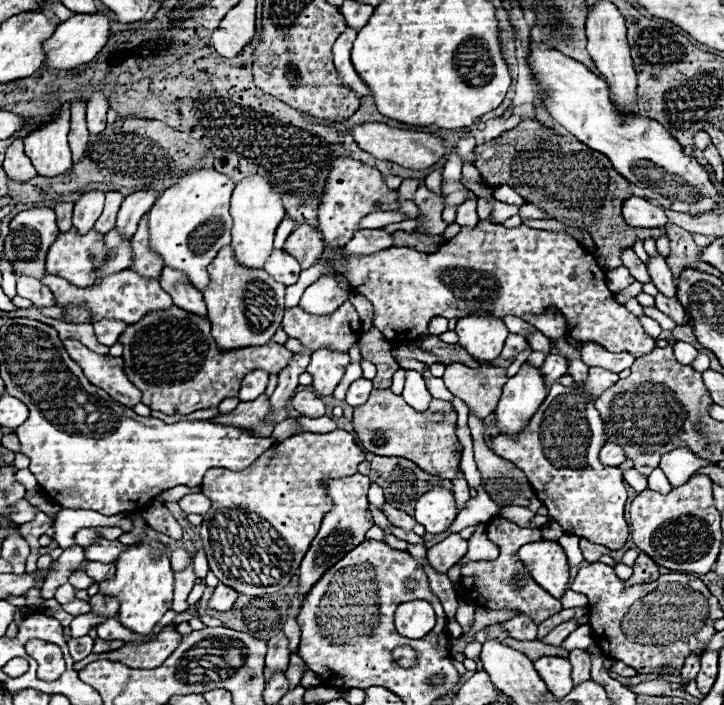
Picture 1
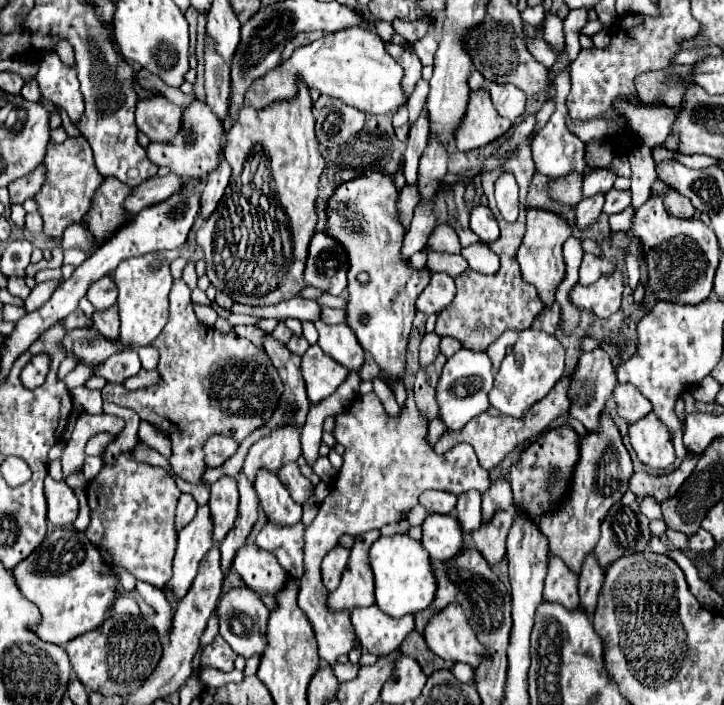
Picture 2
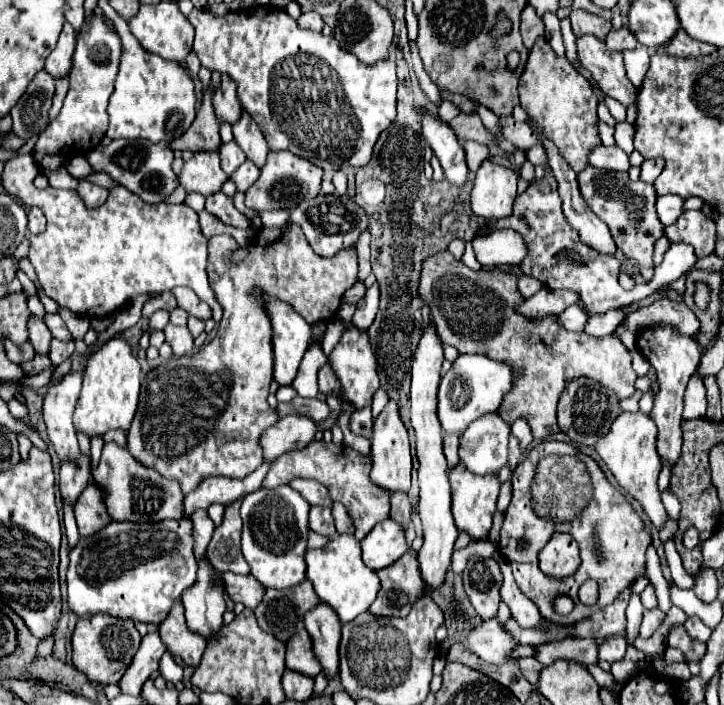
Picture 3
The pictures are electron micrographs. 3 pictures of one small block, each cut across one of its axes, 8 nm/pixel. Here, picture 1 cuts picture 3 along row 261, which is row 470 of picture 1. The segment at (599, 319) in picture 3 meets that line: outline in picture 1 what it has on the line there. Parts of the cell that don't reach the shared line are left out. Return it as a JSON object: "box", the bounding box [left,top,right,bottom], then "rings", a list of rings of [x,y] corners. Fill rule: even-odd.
{"box":[354,390,460,478],"rings":[[[372,390],[364,406],[354,408],[354,432],[362,446],[378,456],[404,456],[418,464],[424,472],[436,474],[440,478],[456,478],[460,472],[460,454],[456,454],[456,434],[454,434],[456,414],[450,404],[442,400],[432,400],[424,414],[406,406],[402,396],[392,394],[392,390]],[[432,414],[444,414],[442,422],[432,422]]]}

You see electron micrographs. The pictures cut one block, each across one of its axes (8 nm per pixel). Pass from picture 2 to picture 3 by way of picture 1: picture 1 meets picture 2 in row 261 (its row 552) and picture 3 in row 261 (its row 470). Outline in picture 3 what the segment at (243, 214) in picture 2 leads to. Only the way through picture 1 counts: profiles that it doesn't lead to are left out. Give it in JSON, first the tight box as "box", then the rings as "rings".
{"box":[128,224,358,494],"rings":[[[284,224],[280,228],[262,228],[248,246],[248,254],[242,262],[232,262],[232,254],[240,246],[232,236],[212,236],[208,240],[208,278],[216,292],[216,298],[224,310],[218,324],[218,332],[212,342],[200,348],[194,356],[170,358],[158,368],[144,374],[140,388],[140,402],[134,420],[128,430],[128,450],[134,458],[140,458],[144,466],[156,468],[164,478],[180,482],[182,492],[188,494],[206,476],[246,478],[262,464],[258,446],[260,434],[278,422],[276,410],[268,406],[266,396],[272,382],[274,354],[272,354],[272,322],[254,292],[262,292],[268,298],[278,298],[290,304],[308,324],[334,320],[340,308],[344,292],[354,286],[358,276],[356,254],[338,254],[336,258],[320,258],[308,246],[304,232],[298,224]]]}

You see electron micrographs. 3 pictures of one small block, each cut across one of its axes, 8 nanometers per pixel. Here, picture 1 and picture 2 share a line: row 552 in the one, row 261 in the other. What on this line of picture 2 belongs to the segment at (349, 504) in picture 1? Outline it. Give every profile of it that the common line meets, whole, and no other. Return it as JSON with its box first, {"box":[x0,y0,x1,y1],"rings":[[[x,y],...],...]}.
{"box":[304,232,348,296],"rings":[[[326,232],[314,234],[304,270],[306,284],[332,296],[342,296],[346,290],[346,272],[348,258],[344,248]]]}

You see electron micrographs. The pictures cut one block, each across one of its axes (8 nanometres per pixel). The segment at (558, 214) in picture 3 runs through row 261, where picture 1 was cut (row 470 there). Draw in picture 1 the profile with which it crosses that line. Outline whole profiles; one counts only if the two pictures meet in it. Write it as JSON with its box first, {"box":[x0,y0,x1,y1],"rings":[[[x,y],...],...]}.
{"box":[490,366,630,550],"rings":[[[592,366],[588,370],[588,382],[586,386],[582,386],[582,390],[586,392],[574,392],[562,388],[562,384],[556,382],[554,386],[550,386],[540,410],[532,416],[530,424],[518,434],[516,440],[498,434],[490,442],[490,448],[498,456],[514,462],[520,470],[526,472],[534,494],[548,508],[550,520],[558,522],[564,532],[586,538],[594,544],[602,544],[610,550],[622,548],[630,534],[624,520],[626,488],[622,484],[622,472],[618,468],[600,466],[598,454],[604,446],[604,426],[600,422],[598,410],[590,406],[592,398],[600,396],[618,380],[620,378],[616,372]]]}

